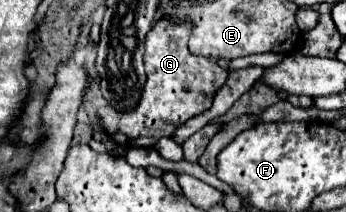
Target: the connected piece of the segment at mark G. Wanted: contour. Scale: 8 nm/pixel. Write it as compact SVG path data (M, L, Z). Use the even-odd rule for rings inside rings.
M160 18L154 22L150 34L146 34L146 54L144 66L148 74L148 82L144 86L138 110L130 114L114 114L110 104L102 98L98 90L98 78L94 86L88 90L88 100L82 104L90 122L98 122L102 118L106 132L110 138L124 148L144 146L152 148L158 138L172 136L178 126L190 120L196 114L206 112L212 106L216 92L226 84L228 70L218 66L208 58L194 58L188 50L188 40L194 24L190 20L176 20L176 18Z

